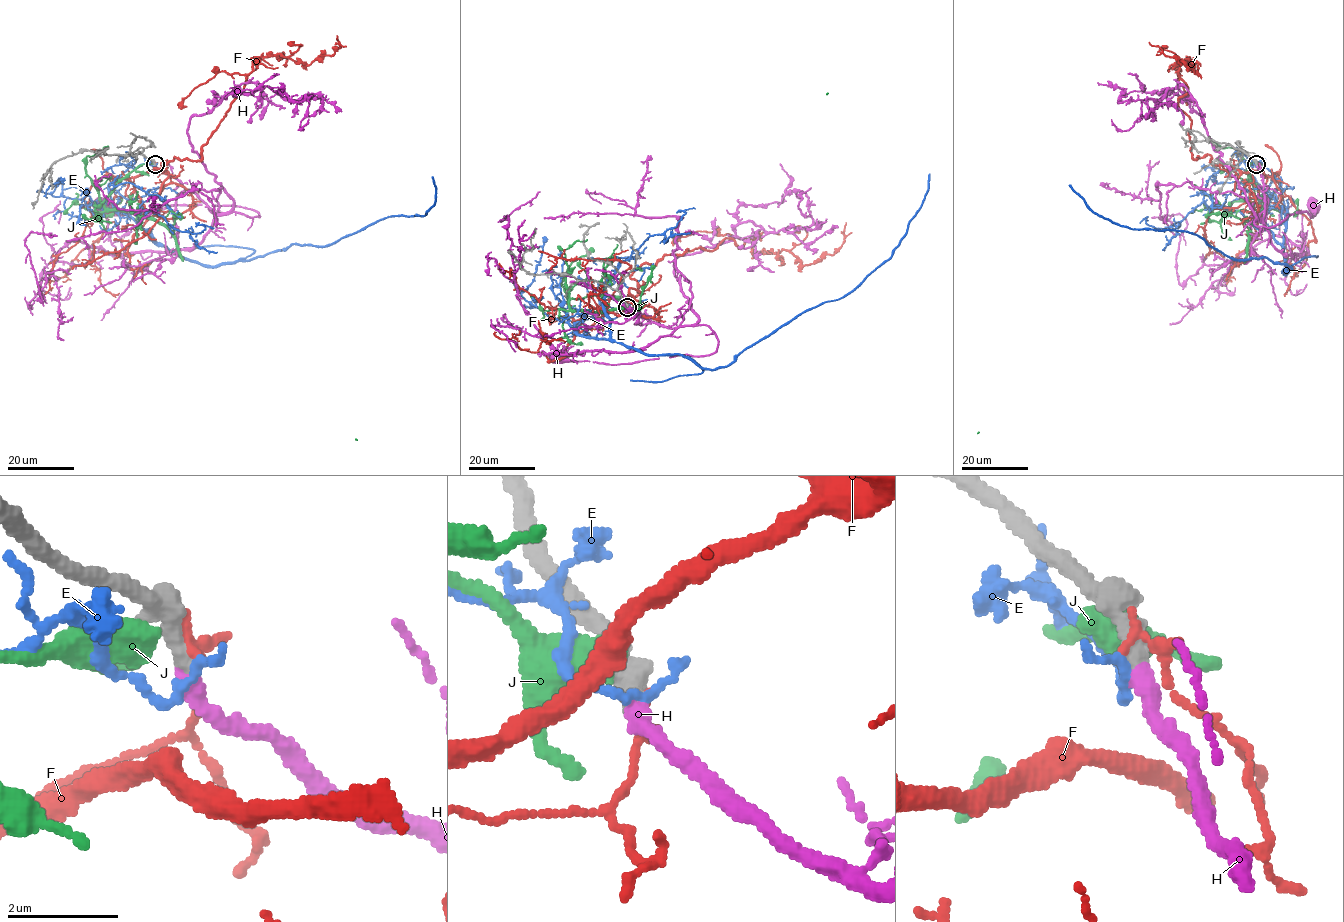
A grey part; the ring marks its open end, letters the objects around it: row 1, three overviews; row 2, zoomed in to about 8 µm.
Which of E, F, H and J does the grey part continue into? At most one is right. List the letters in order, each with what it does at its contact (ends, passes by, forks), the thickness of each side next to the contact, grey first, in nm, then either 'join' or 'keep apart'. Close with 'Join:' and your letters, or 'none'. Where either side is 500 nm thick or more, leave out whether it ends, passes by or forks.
E: it ends; calibres 360 and 180 nm; keep apart
F: calibres 500 and 190 nm; keep apart
H: it ends; calibres 360 and 340 nm; join
J: calibres 420 and 650 nm; keep apart
Join: H

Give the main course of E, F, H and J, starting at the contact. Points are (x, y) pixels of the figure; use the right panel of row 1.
E: (1256, 164), (1279, 180), (1287, 210), (1284, 274), (1291, 268), (1233, 260), (1195, 234), (1114, 223), (1069, 185)
F: (1256, 163), (1263, 173), (1192, 157), (1177, 99), (1179, 67), (1191, 61), (1194, 73), (1149, 42)
H: (1257, 165), (1263, 179), (1263, 221), (1270, 243), (1283, 254), (1303, 255), (1301, 210), (1312, 200), (1313, 204)
J: (1254, 161), (1249, 165), (1249, 179), (1254, 197), (1264, 206), (1249, 228), (1225, 212), (1207, 214), (977, 433)

